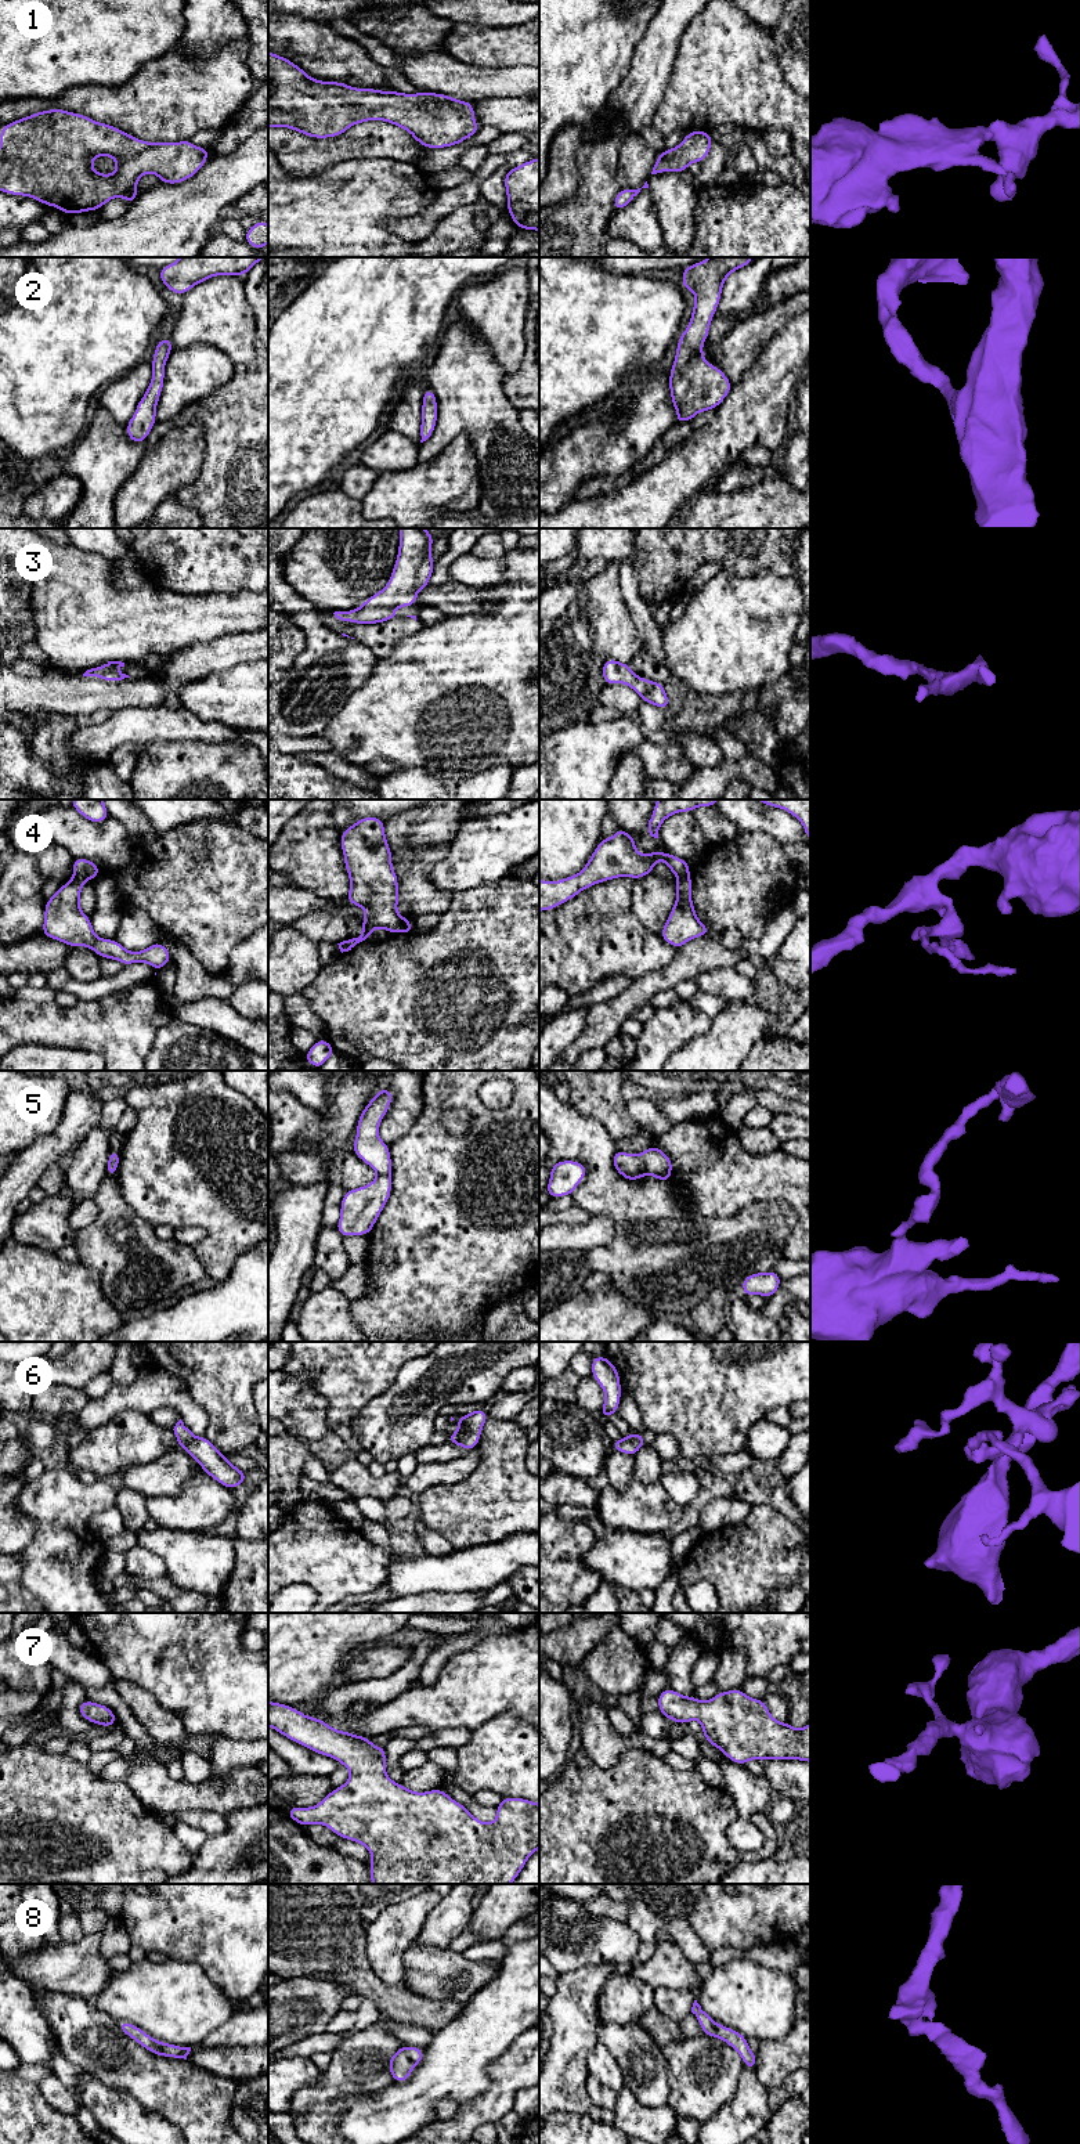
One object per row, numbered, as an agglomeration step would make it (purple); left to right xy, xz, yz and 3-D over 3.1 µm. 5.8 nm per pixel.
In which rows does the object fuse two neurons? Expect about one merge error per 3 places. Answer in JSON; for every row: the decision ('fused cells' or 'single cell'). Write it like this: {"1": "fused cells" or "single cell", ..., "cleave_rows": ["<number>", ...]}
{"1": "single cell", "2": "single cell", "3": "single cell", "4": "fused cells", "5": "single cell", "6": "fused cells", "7": "single cell", "8": "single cell", "cleave_rows": ["4", "6"]}

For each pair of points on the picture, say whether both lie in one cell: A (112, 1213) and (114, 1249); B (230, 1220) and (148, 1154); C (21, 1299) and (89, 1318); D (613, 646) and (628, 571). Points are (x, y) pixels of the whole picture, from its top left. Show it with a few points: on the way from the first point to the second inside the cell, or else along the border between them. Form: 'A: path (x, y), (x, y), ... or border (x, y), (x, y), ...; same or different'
A: path (114, 1222), (114, 1241); same
B: path (209, 1199), (169, 1162); same
C: path (38, 1302), (53, 1314), (72, 1314); same
D: border (618, 565), (621, 596), (635, 627); different

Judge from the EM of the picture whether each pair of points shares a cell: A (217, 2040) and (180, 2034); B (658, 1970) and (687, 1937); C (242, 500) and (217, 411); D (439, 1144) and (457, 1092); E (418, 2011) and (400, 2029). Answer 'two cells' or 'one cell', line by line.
A: two cells
B: two cells
C: one cell
D: one cell
E: two cells

